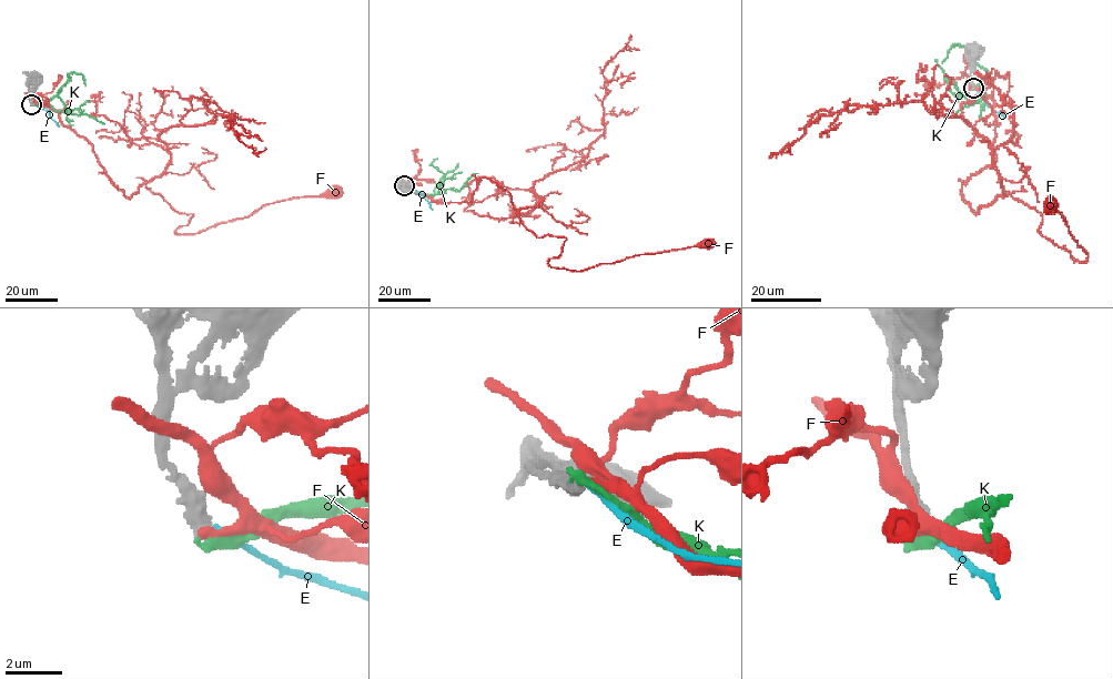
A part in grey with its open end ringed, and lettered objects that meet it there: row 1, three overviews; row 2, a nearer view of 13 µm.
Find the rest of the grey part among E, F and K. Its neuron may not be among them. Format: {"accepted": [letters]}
{"accepted": []}

